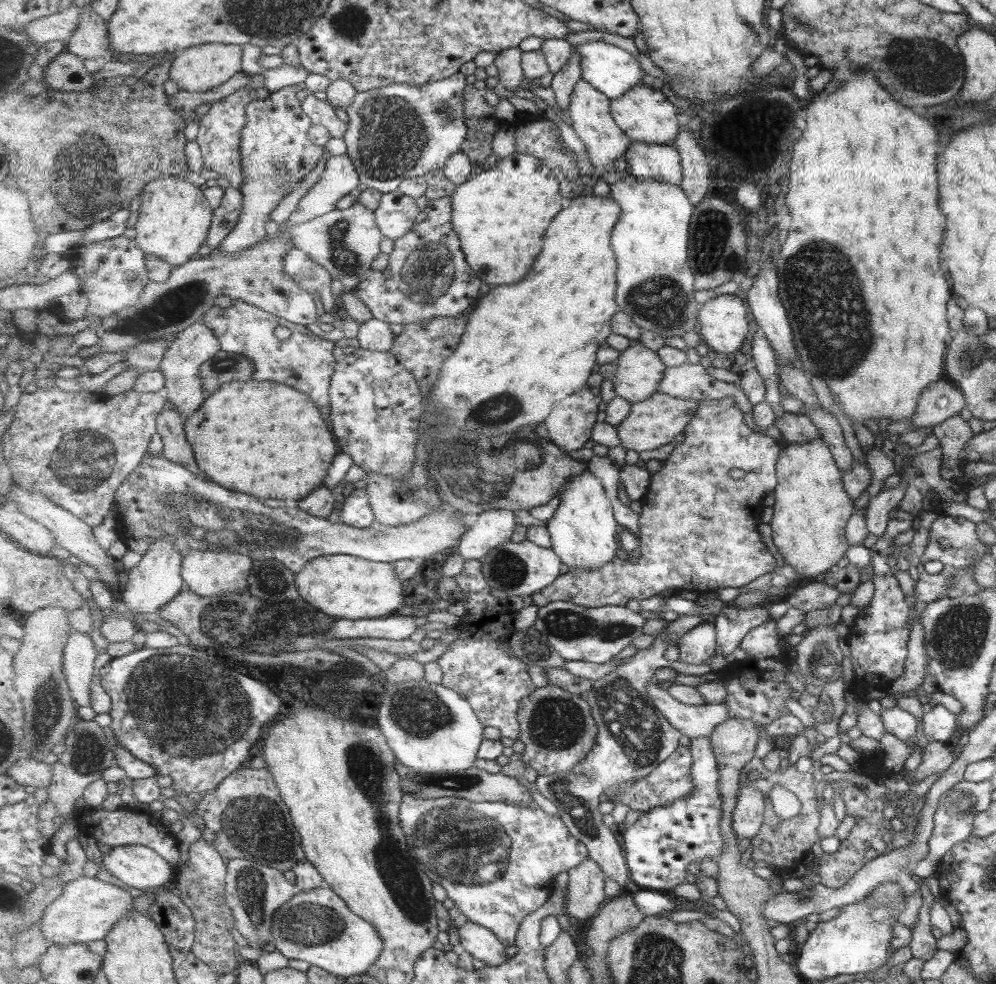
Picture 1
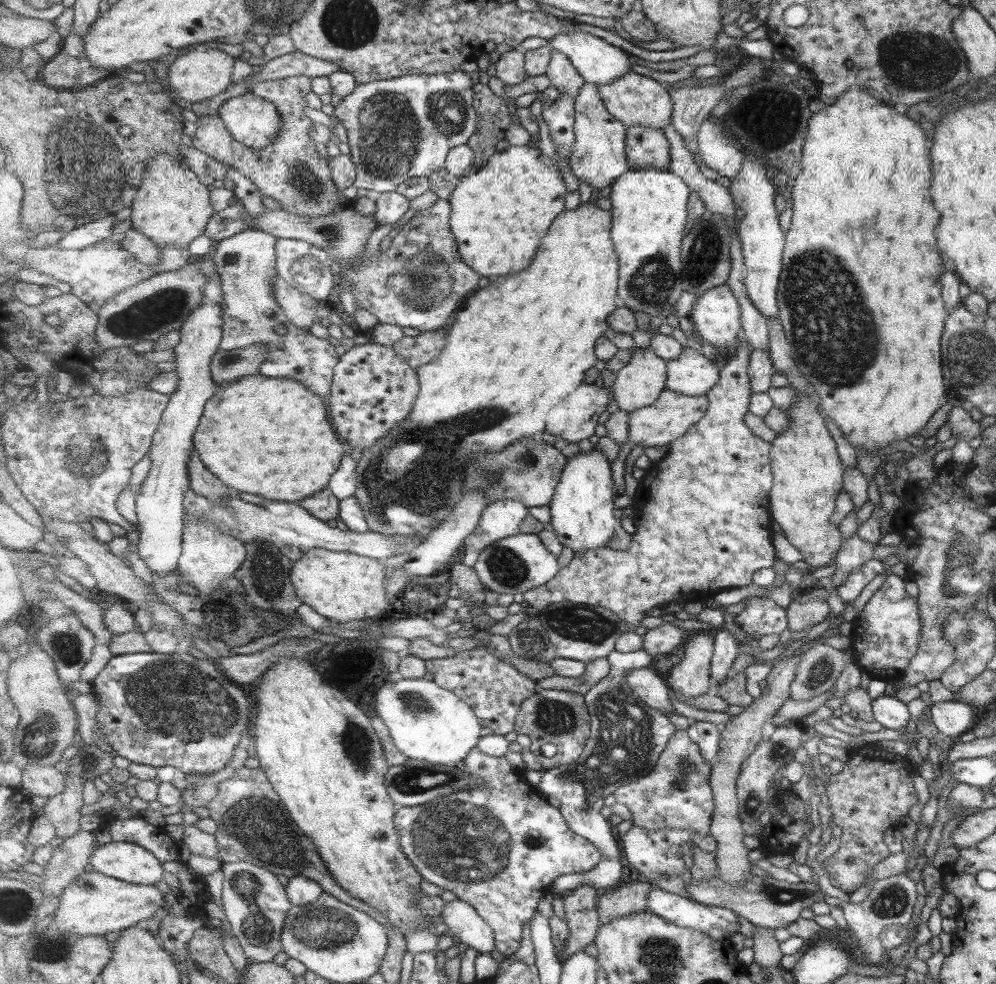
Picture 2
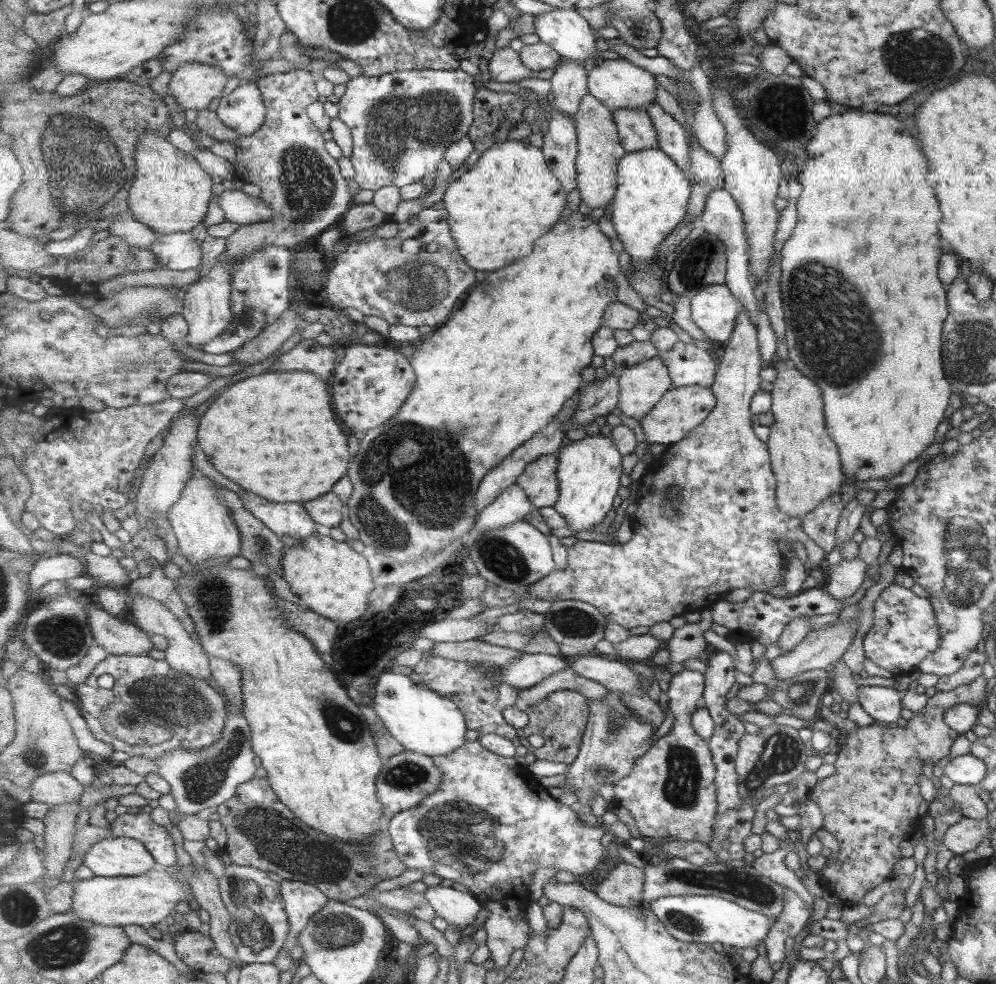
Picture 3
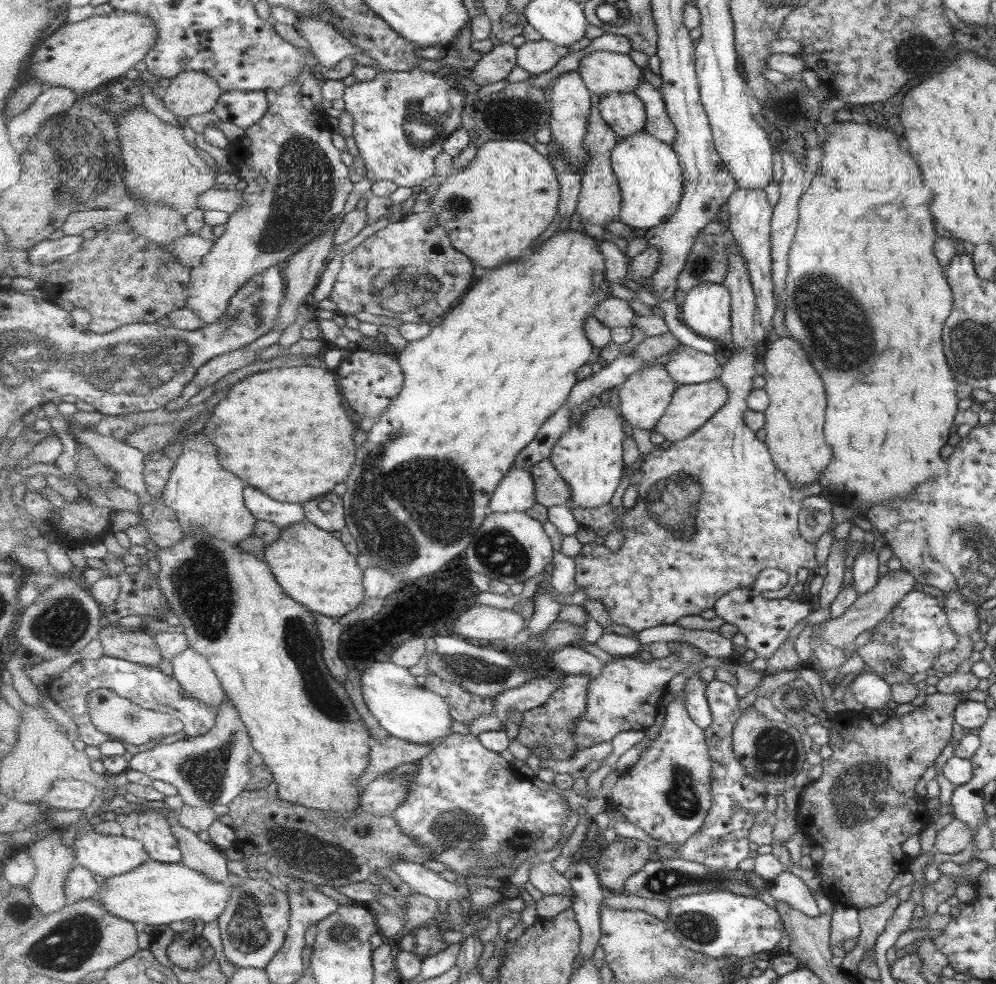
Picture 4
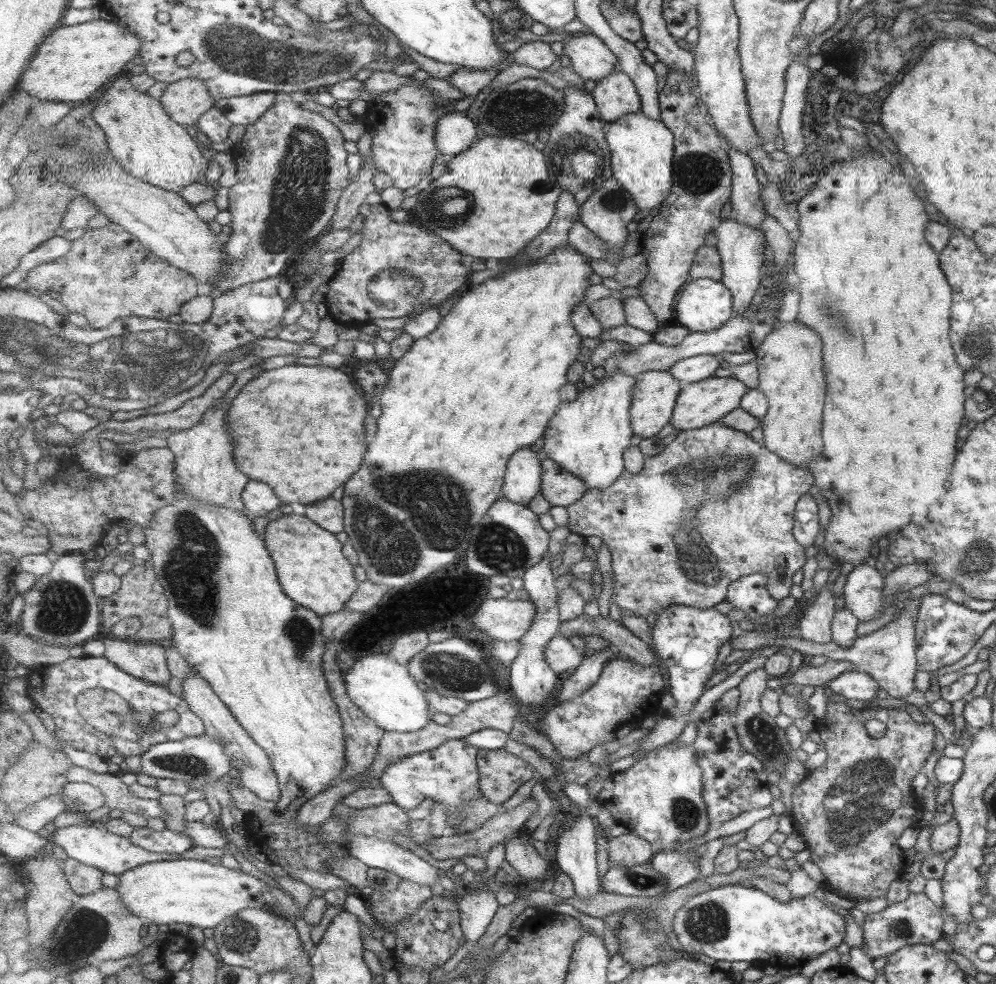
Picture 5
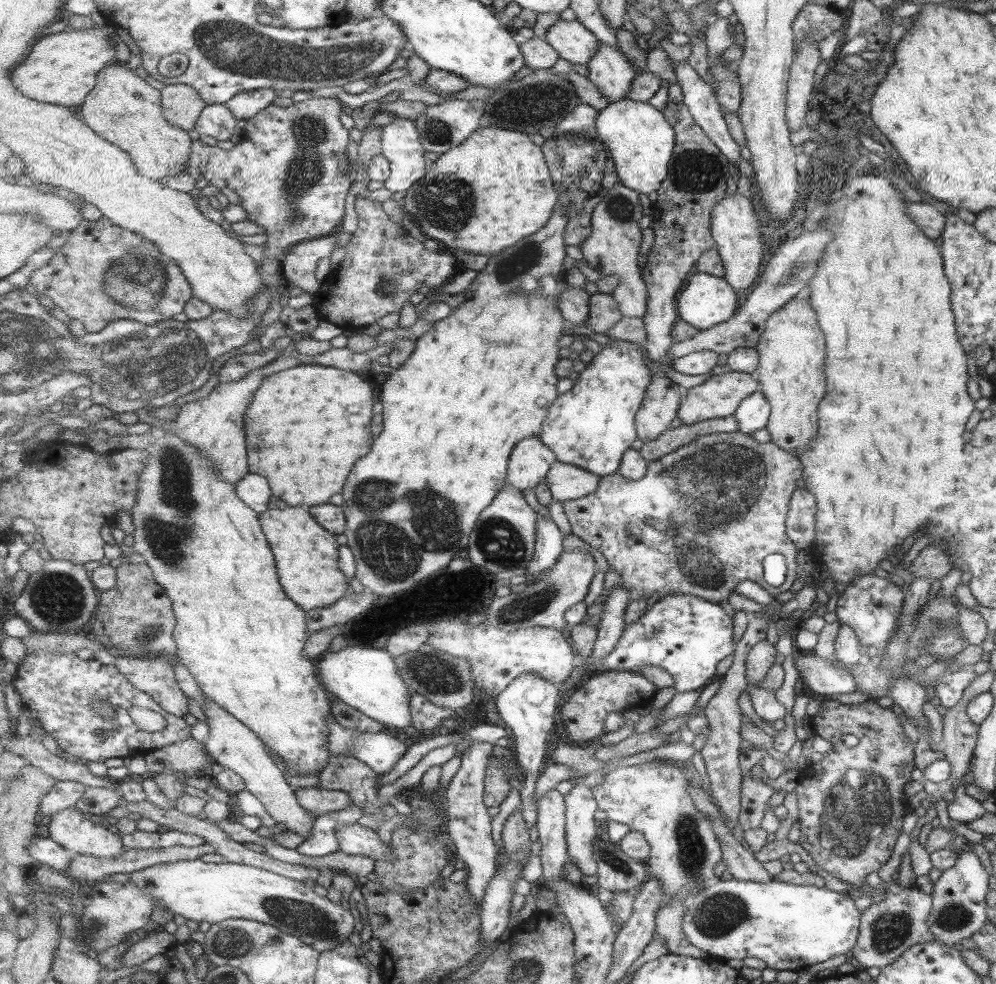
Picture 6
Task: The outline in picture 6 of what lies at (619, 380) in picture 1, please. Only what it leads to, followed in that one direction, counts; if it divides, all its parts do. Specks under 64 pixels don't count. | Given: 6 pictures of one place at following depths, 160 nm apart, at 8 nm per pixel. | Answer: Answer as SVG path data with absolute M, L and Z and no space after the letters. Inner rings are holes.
M653 374L647 387L642 407L636 416L638 438L643 444L657 440L678 417L683 398L688 390L671 378Z

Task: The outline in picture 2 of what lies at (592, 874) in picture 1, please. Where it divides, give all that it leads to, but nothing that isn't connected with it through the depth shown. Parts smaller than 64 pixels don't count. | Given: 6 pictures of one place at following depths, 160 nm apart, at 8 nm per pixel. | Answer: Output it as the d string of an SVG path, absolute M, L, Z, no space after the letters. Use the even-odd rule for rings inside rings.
M584 884L563 896L565 918L571 929L571 936L565 948L557 949L560 961L564 963L585 946L593 945L603 926L600 921L599 898L601 891L593 885Z

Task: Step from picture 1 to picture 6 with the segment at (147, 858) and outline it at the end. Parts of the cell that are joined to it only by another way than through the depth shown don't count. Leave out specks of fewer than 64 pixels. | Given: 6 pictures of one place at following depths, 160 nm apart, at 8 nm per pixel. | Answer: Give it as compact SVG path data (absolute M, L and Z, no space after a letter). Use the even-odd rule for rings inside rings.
M76 806L54 814L49 832L50 837L69 852L113 858L126 851L122 835L89 822Z

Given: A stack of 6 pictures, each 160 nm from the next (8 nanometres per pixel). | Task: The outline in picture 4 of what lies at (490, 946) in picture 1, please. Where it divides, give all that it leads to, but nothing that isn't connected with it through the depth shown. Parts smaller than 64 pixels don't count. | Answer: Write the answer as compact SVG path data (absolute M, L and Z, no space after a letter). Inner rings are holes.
M394 858L392 869L414 888L415 893L428 896L433 900L439 900L439 902L445 900L448 903L451 900L461 902L466 896L470 898L469 886L464 883L459 885L455 882L448 882L441 878L439 873L428 870L420 862Z

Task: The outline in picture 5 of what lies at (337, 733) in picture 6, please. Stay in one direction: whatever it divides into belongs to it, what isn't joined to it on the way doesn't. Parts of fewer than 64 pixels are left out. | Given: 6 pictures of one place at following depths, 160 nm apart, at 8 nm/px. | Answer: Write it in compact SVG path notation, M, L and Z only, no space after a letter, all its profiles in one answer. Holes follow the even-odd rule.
M451 739L439 748L394 760L381 780L382 786L392 794L393 802L406 811L415 810L427 798L431 798L433 804L445 804L447 816L457 815L461 821L456 834L467 834L479 830L497 815L508 812L502 803L490 801L480 788L479 754L480 748L469 744L469 741Z

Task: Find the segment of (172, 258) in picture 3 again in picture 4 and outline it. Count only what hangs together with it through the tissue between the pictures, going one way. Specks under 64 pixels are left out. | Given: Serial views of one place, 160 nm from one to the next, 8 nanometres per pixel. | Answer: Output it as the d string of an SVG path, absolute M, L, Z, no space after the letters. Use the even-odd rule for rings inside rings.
M189 233L177 237L166 250L176 257L176 262L193 269L202 263L213 248L214 243L201 236Z

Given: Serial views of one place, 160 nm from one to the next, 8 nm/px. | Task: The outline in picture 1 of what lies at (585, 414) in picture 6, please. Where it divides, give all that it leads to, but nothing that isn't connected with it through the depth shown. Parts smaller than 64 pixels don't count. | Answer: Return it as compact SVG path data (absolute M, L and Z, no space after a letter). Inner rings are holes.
M587 471L581 476L573 476L567 481L559 495L562 500L556 515L546 524L552 537L552 550L567 565L568 569L601 569L611 561L617 560L617 550L620 540L617 533L621 530L615 516L611 502L603 483L592 473Z

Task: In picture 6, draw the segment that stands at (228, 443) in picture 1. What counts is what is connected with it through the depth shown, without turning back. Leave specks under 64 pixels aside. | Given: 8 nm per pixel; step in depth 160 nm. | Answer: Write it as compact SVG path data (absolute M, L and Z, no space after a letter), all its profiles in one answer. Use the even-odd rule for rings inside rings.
M310 364L288 368L265 377L246 412L249 470L253 474L263 474L269 484L273 484L277 498L285 500L291 507L301 504L309 506L309 511L328 532L333 535L344 534L347 531L344 508L327 502L333 494L343 490L357 460L371 452L373 404L373 386L369 381L363 380L360 373L357 375L331 366Z

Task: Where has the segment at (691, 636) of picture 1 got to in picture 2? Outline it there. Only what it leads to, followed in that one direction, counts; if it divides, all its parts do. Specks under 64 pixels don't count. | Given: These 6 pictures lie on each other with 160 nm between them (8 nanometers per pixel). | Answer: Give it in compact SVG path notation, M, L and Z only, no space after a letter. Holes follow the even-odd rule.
M705 632L693 635L684 644L682 661L666 677L669 686L688 697L712 692L711 662L715 647L716 637Z

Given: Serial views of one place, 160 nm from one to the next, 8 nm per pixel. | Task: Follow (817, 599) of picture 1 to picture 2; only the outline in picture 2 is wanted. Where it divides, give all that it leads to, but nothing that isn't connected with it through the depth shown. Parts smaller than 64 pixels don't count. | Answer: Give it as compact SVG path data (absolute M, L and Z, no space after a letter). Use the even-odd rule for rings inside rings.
M803 589L795 593L786 610L788 629L791 632L809 629L813 624L823 621L830 612L826 602L809 598Z

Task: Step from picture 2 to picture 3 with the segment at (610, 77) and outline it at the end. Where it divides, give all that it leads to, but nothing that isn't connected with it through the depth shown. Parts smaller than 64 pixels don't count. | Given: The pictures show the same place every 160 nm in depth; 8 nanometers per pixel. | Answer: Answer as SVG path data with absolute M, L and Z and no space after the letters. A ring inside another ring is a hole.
M556 8L536 16L537 34L544 44L569 61L592 70L602 64L597 59L597 38L589 21L573 8Z

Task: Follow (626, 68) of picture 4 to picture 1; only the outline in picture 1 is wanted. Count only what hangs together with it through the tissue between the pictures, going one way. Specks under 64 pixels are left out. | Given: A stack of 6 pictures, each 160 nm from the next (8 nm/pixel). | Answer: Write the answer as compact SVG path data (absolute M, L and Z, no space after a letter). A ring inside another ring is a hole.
M648 80L641 82L621 98L612 99L612 116L631 140L651 144L669 144L675 146L680 135L679 110L667 99L663 92L653 90Z

